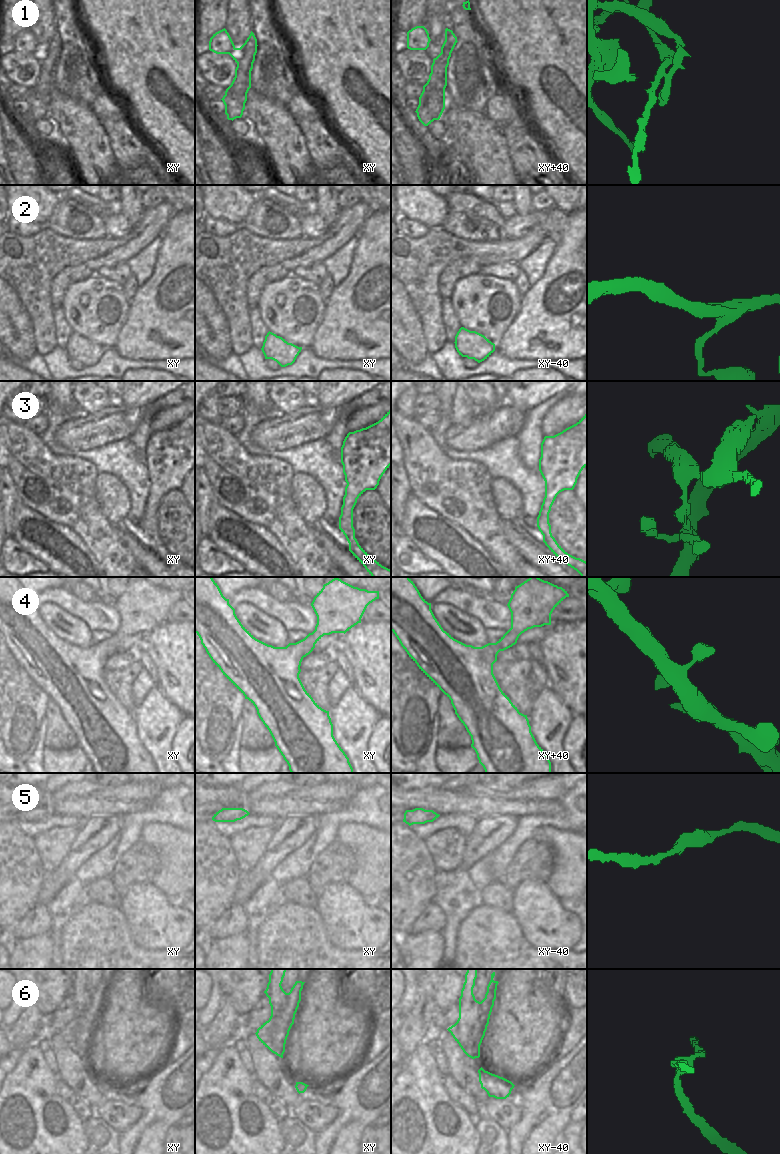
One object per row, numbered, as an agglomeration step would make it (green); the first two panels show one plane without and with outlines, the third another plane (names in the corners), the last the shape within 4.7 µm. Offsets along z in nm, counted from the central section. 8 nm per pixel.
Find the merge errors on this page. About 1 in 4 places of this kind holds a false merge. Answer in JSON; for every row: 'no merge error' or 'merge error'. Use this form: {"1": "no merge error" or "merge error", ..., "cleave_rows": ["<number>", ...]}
{"1": "merge error", "2": "no merge error", "3": "merge error", "4": "no merge error", "5": "no merge error", "6": "merge error", "cleave_rows": ["1", "3", "6"]}

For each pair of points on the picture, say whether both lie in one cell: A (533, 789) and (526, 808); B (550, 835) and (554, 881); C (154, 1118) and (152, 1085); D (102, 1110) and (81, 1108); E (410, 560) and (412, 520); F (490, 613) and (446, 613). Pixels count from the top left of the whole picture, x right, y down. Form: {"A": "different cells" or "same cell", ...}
{"A": "different cells", "B": "same cell", "C": "same cell", "D": "different cells", "E": "different cells", "F": "different cells"}

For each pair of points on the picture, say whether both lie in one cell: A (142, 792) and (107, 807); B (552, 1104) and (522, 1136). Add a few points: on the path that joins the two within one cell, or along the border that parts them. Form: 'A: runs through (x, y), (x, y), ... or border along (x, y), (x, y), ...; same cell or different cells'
A: border along (98, 797), (121, 801), (145, 801); different cells
B: runs through (545, 1112), (530, 1128); same cell

